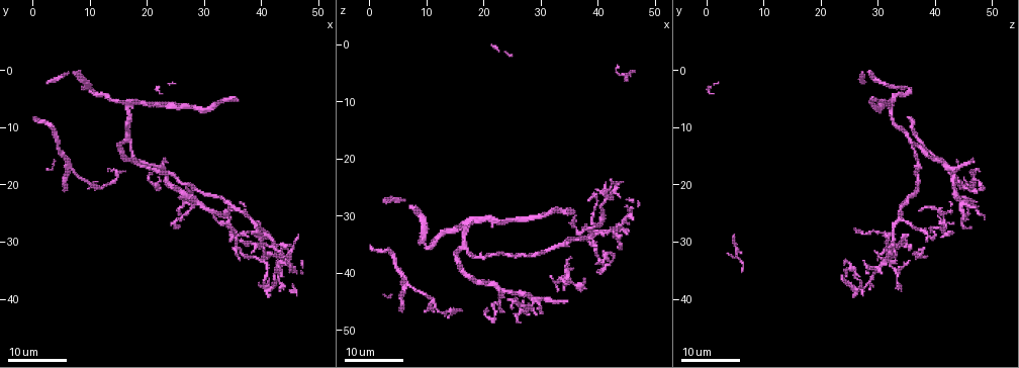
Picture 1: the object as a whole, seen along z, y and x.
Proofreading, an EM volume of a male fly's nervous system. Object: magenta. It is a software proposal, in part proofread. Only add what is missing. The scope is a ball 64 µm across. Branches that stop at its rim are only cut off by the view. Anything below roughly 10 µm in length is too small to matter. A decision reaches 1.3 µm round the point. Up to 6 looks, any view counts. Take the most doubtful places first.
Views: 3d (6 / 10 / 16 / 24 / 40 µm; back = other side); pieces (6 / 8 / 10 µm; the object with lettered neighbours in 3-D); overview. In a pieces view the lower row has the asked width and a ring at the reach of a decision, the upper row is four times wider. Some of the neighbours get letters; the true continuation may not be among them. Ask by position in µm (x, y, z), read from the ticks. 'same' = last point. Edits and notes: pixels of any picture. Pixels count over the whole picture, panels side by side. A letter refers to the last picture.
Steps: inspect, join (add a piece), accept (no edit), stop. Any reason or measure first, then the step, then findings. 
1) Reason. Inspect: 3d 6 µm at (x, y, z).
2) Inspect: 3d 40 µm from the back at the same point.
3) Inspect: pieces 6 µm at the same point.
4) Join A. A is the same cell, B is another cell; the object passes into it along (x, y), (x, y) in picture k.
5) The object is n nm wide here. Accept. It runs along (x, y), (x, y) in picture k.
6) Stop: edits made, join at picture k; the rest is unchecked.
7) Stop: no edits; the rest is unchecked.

Branch stops here. Inspect: 3d 24 µm at (35.0, 29.0, 35.0).

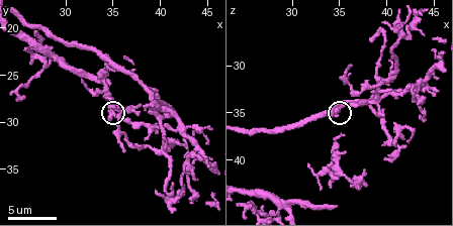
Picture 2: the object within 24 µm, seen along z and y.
Inspect: pieces 10 µm at the same point.

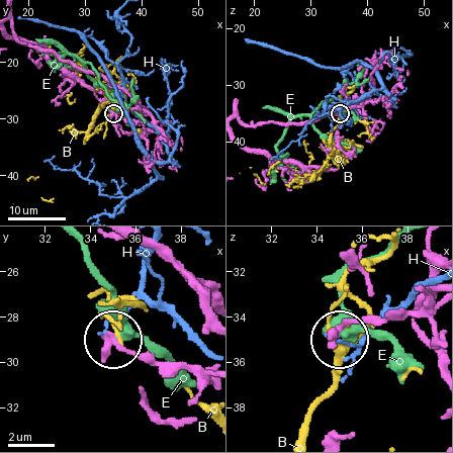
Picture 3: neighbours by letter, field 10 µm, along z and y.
Accept. B, E and H are other cells; none of them fits.

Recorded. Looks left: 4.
Free end. Inspect: 3d 10 µm at (38.4, 28.4, 27.2).

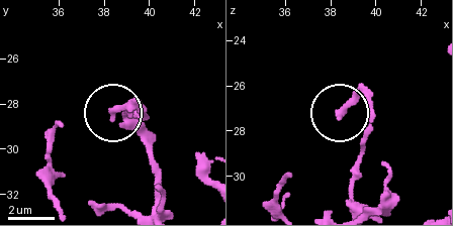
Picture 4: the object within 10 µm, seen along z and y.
What lies round it. Inspect: pieces 6 µm at (38.4, 28.5, 27.3).

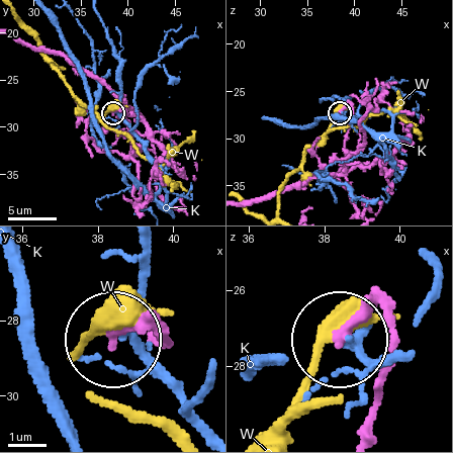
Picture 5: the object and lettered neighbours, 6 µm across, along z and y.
Accept. K and W are other cells; it runs along (52, 52), (92, 73), (126, 114), (112, 111) in picture 5; no lettered piece goes on from it.

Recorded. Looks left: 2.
Thin end. Inspect: 3d 16 µm at (35.5, 25.0, 37.5).

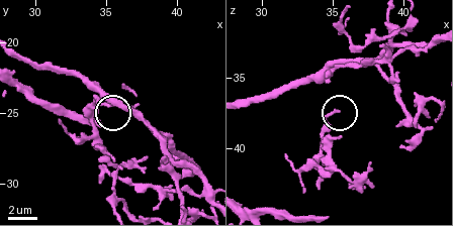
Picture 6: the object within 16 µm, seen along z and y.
Inspect: pieces 10 µm at (35.2, 24.6, 37.4).

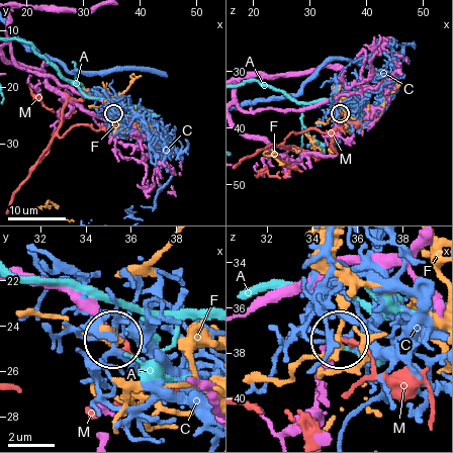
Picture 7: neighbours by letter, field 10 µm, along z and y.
Accept. A, C, F and M are other cells; none of them fits.

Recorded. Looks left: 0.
Stop: no edits; the rest is unchecked.

